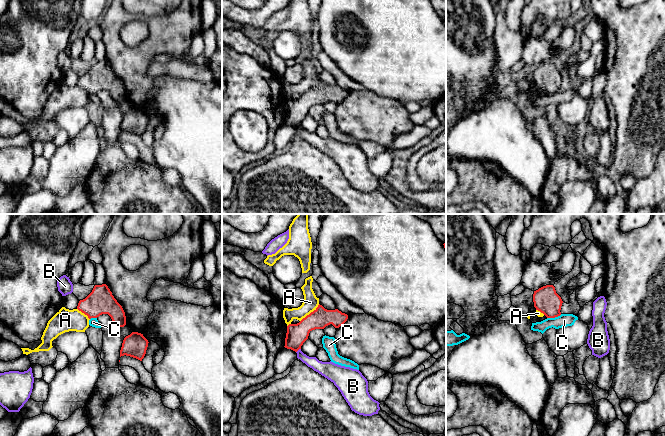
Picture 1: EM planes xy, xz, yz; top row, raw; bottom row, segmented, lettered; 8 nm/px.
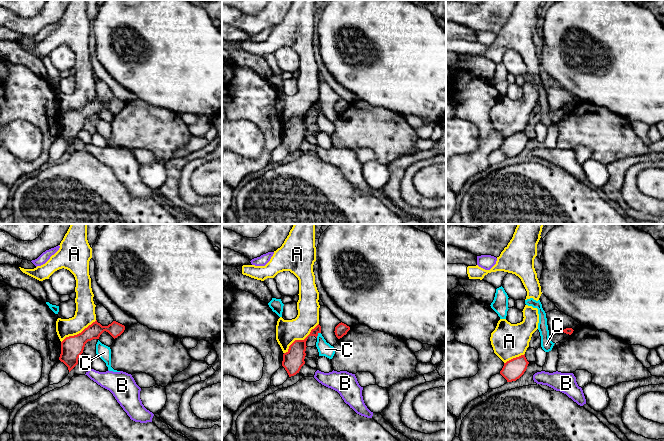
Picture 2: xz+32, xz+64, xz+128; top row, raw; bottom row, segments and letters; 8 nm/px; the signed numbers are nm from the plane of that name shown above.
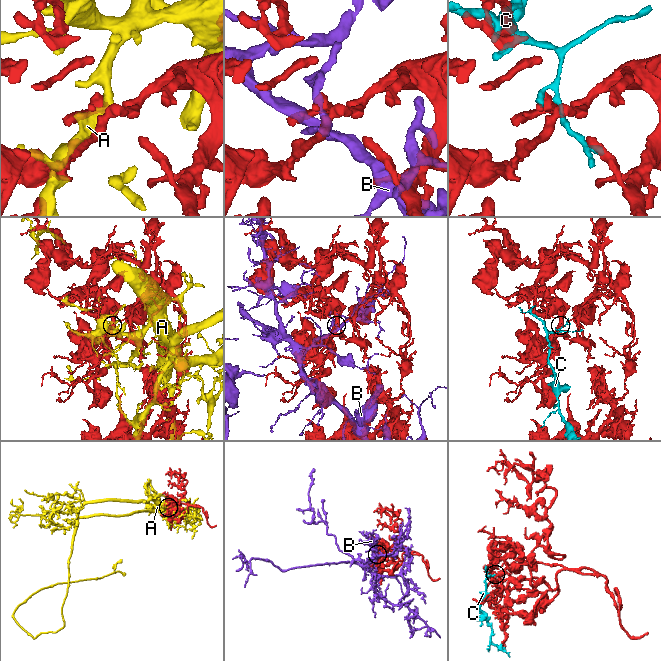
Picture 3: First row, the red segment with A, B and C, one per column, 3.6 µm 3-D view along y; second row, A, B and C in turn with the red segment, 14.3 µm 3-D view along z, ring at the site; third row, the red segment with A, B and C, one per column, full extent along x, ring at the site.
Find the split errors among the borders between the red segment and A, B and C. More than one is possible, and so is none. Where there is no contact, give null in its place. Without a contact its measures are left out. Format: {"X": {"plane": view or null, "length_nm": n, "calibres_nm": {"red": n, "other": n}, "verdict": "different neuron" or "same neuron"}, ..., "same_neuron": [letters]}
{"A": {"plane": "xz", "length_nm": 220, "calibres_nm": {"red": 170, "other": 130}, "verdict": "different neuron"}, "B": {"plane": "xz", "length_nm": 50, "calibres_nm": {"red": 170, "other": 100}, "verdict": "different neuron"}, "C": {"plane": "yz", "length_nm": 120, "calibres_nm": {"red": 200, "other": 110}, "verdict": "different neuron"}, "same_neuron": []}

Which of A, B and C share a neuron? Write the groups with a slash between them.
A / B / C

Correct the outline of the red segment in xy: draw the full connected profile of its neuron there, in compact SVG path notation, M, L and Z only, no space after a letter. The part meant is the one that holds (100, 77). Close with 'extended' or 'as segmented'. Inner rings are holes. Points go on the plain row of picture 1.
M106 60L95 61L92 68L79 77L77 85L89 95L108 90L116 102L126 101L125 88Z | as segmented

